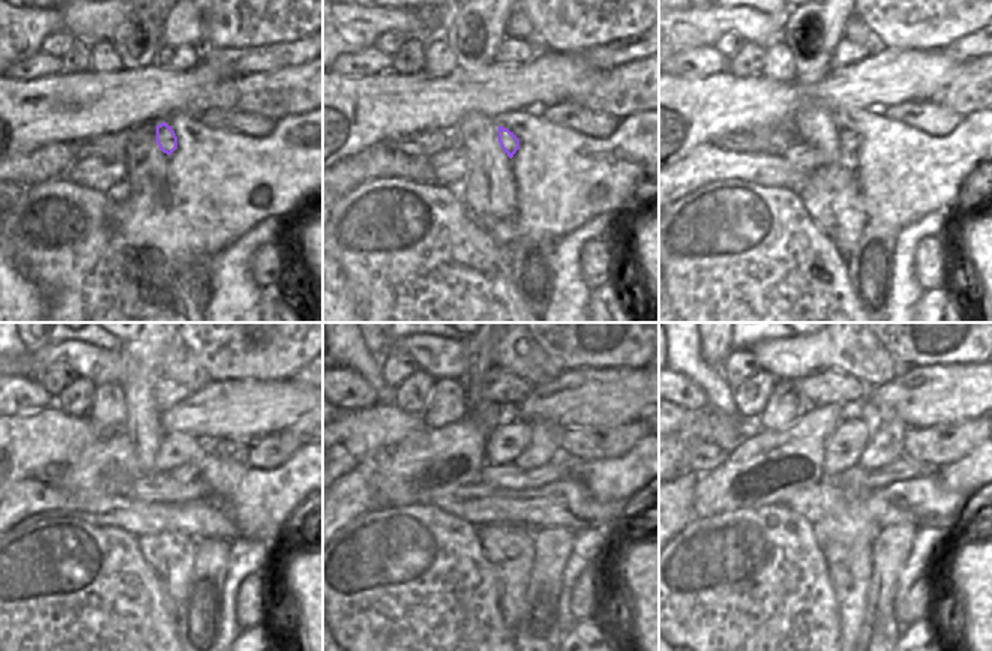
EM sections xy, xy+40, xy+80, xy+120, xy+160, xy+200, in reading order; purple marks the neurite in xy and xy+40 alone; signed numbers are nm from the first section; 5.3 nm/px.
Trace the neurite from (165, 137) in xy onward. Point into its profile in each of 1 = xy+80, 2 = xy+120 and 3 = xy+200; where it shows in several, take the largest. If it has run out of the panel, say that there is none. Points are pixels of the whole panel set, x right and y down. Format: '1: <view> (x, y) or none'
1: xy+80 (850, 141)
2: xy+120 (186, 473)
3: xy+200 (886, 431)

